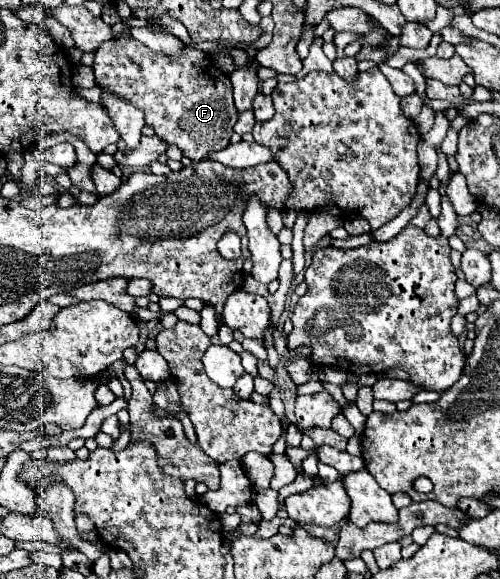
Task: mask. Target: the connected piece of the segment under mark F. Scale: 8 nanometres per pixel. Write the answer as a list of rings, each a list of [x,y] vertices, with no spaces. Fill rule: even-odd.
[[[119,37],[119,39],[105,41],[97,49],[93,71],[95,71],[97,85],[103,91],[113,91],[113,95],[119,95],[121,99],[139,107],[145,115],[145,125],[153,127],[155,133],[163,137],[165,141],[175,143],[183,151],[183,155],[187,155],[189,159],[201,161],[207,157],[209,151],[219,151],[229,145],[233,125],[237,123],[233,91],[231,91],[229,75],[223,73],[219,67],[215,67],[211,57],[207,59],[207,53],[197,51],[187,45],[179,59],[169,59],[165,55],[153,53],[149,47],[141,45],[133,37]]]

